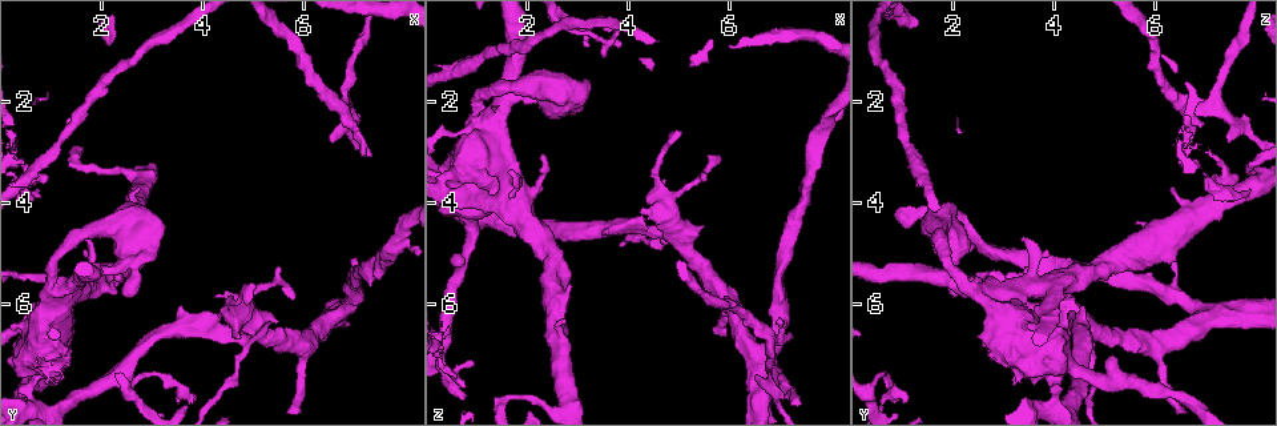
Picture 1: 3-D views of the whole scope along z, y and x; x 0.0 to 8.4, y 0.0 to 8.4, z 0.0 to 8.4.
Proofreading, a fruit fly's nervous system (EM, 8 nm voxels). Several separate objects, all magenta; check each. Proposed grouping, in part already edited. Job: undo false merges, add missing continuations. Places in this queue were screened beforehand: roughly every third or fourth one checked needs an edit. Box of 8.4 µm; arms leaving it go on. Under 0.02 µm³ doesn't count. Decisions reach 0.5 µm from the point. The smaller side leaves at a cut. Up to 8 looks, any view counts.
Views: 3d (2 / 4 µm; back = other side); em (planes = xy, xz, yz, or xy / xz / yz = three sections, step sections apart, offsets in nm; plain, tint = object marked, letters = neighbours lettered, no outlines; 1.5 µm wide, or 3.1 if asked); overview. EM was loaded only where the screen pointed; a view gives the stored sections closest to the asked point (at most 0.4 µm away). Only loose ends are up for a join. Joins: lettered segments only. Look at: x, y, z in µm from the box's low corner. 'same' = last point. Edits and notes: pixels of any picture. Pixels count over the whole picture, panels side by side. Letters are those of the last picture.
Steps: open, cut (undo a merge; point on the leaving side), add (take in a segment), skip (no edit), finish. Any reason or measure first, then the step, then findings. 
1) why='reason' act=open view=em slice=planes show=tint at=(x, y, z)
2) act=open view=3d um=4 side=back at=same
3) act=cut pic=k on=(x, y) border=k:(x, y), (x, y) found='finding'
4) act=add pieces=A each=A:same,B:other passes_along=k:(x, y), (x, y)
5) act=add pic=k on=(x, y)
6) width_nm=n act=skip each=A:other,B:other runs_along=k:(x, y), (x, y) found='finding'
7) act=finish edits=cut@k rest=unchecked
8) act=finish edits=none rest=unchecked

why='free end' act=open view=em slice=xy step=4 show=tint at=(6.60, 2.85, 7.45)

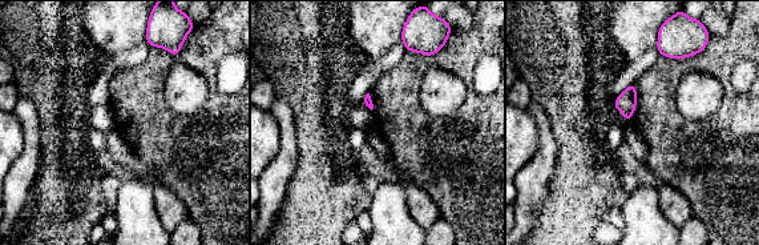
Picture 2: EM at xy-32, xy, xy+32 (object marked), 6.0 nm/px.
act=open view=em slice=xy step=4 show=letters at=same

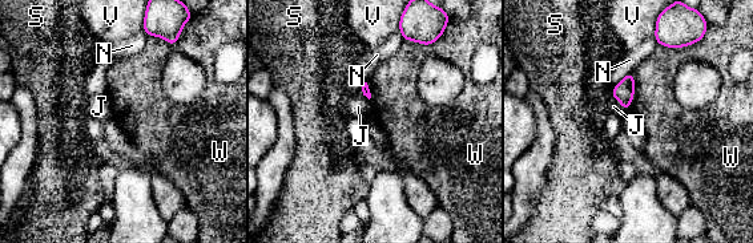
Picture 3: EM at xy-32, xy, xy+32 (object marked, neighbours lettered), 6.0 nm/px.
act=skip each=J:other,N:other,S:other,V:other,W:other found='no lettered segment goes on from it'

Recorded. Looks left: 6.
why='thick turns thin' act=open view=em slice=planes show=letters at=(1.50, 4.70, 1.65)

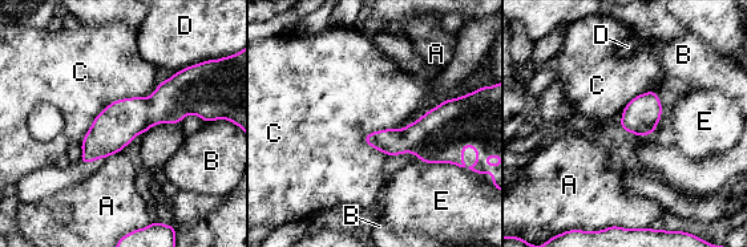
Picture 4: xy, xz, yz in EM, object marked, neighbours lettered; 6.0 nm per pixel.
width_nm=220 act=skip each=A:other,B:other,C:other,D:other,E:other border=4:(157, 84), (112, 101), (80, 145) found='continuous, no second neuron'

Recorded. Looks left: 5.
act=open view=3d um=4 at=(3.65, 7.80, 0.75)

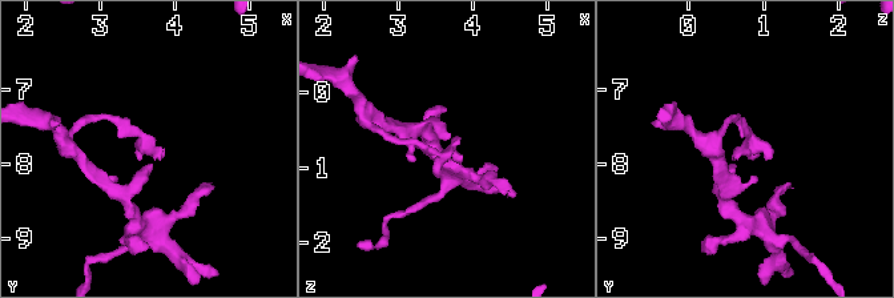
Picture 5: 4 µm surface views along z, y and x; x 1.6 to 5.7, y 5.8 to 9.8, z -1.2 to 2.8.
act=open view=em slice=planes show=letters at=(3.65, 7.80, 0.80)

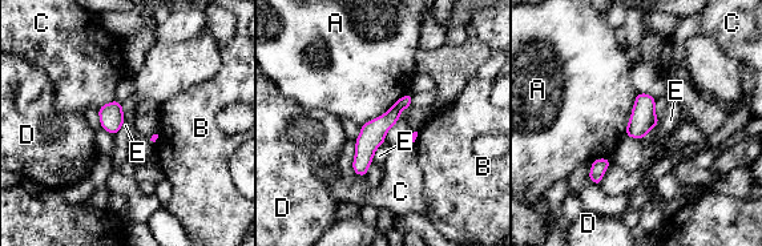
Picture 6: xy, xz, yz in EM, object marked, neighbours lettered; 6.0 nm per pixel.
act=skip each=A:other,B:other,C:other,D:other,E:other border=6:(410, 92), (361, 126) found='continuous, no second neuron'

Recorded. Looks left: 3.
act=finish edits=none rest=unchecked

